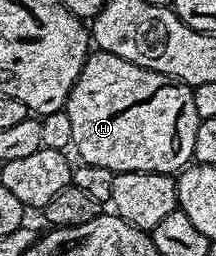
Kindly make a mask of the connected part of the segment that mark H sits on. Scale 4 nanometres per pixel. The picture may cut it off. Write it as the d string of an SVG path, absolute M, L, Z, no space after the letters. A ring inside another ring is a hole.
M94 50L85 60L63 110L71 117L72 146L81 154L80 162L102 166L114 173L154 171L173 175L190 166L195 149L198 117L195 113L193 88L163 73L141 68L113 53Z

